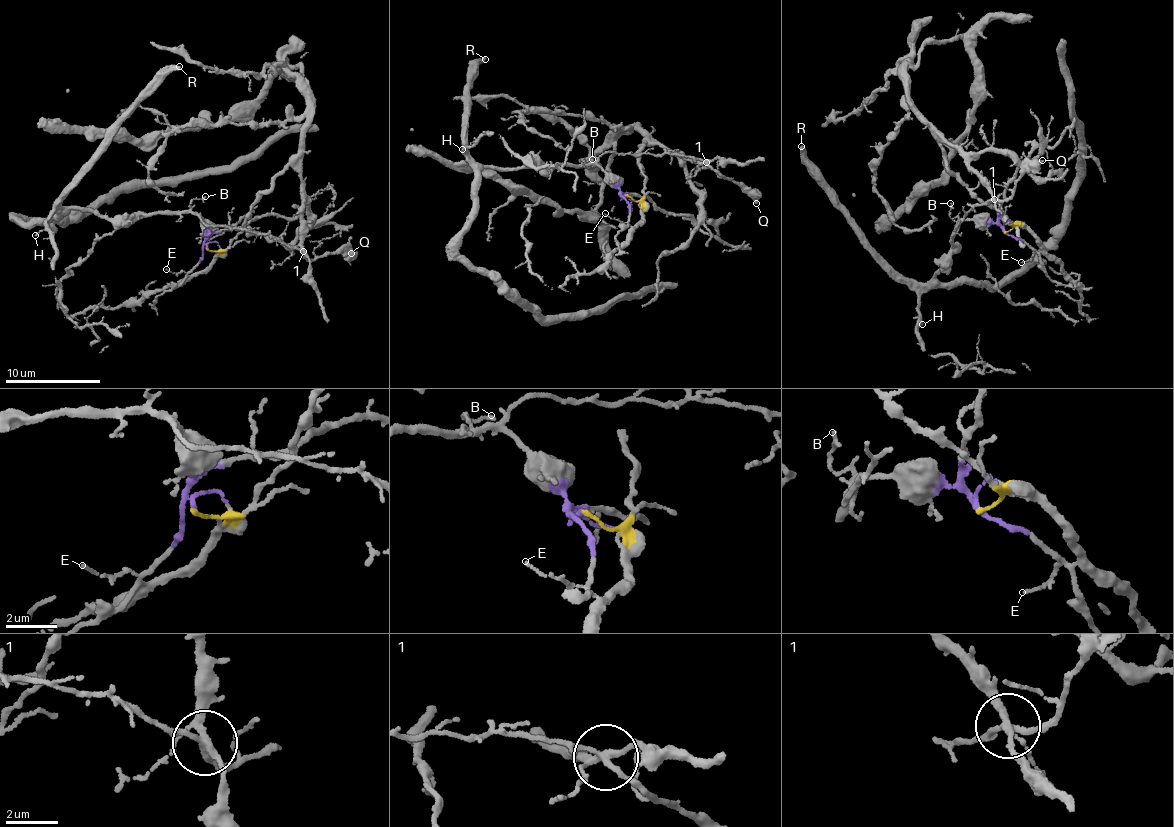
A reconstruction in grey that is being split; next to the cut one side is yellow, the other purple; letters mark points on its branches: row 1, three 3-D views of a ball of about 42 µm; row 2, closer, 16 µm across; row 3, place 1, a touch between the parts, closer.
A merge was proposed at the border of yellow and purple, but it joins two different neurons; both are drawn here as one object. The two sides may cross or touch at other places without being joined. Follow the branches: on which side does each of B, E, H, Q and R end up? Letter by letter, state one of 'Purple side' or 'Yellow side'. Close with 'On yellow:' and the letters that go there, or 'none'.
B: Purple side
E: Purple side
H: Purple side
Q: Purple side
R: Purple side
On yellow: none

